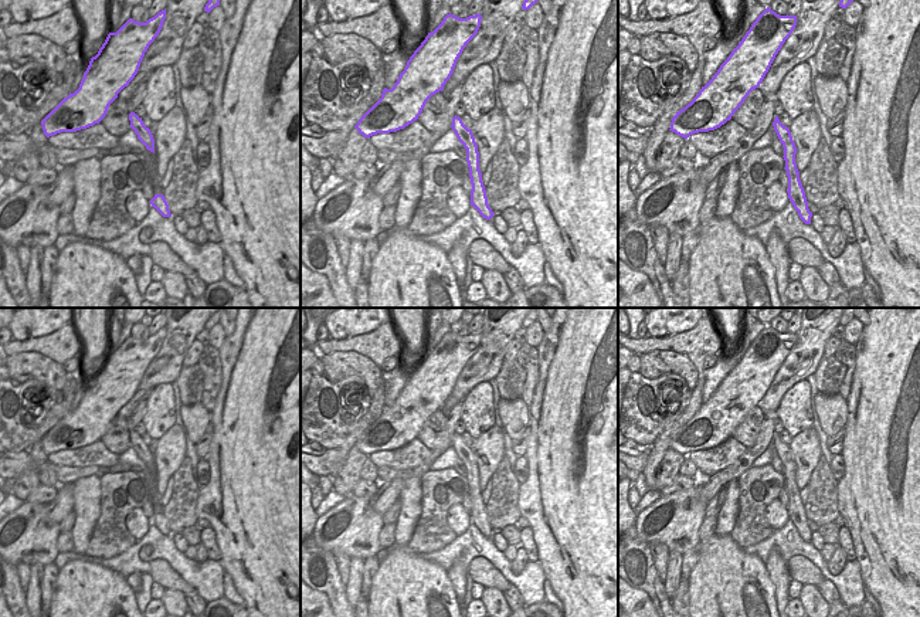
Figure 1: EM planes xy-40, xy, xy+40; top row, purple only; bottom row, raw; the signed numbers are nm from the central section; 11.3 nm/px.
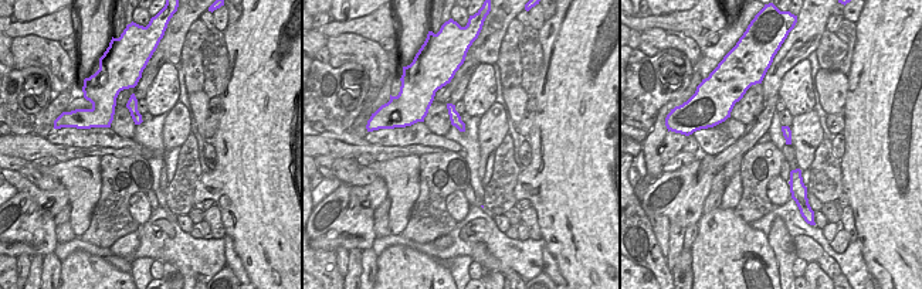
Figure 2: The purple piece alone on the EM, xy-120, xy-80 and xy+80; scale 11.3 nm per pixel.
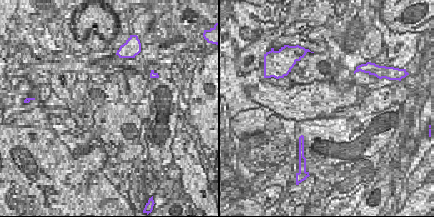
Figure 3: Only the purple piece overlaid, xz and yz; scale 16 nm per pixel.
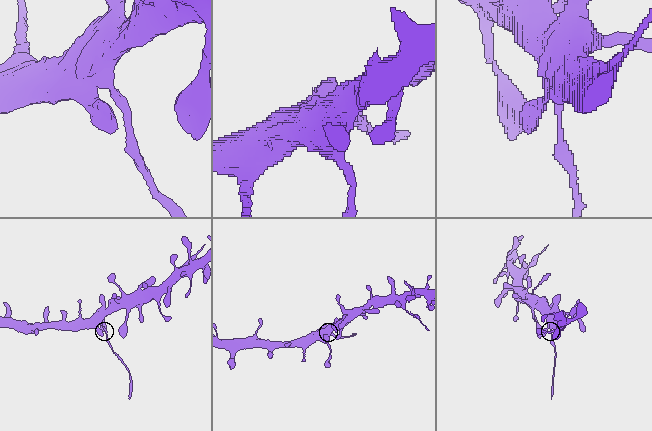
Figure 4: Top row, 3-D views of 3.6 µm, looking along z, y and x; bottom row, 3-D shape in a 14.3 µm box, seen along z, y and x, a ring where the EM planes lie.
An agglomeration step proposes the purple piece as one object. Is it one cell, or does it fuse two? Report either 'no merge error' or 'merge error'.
merge error

